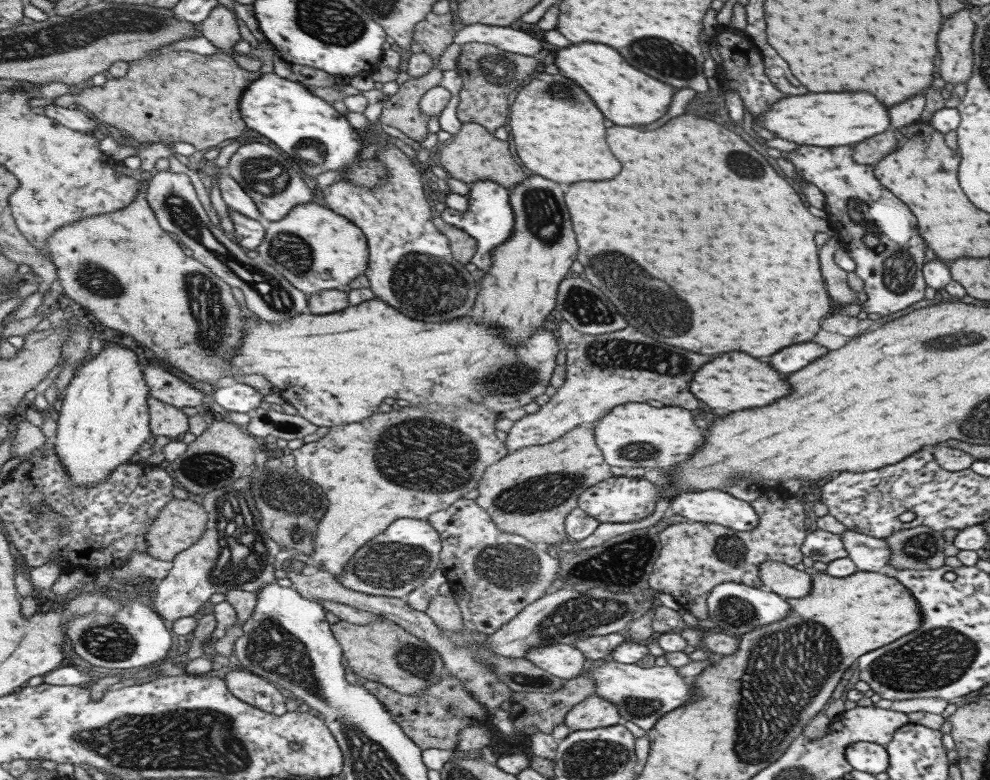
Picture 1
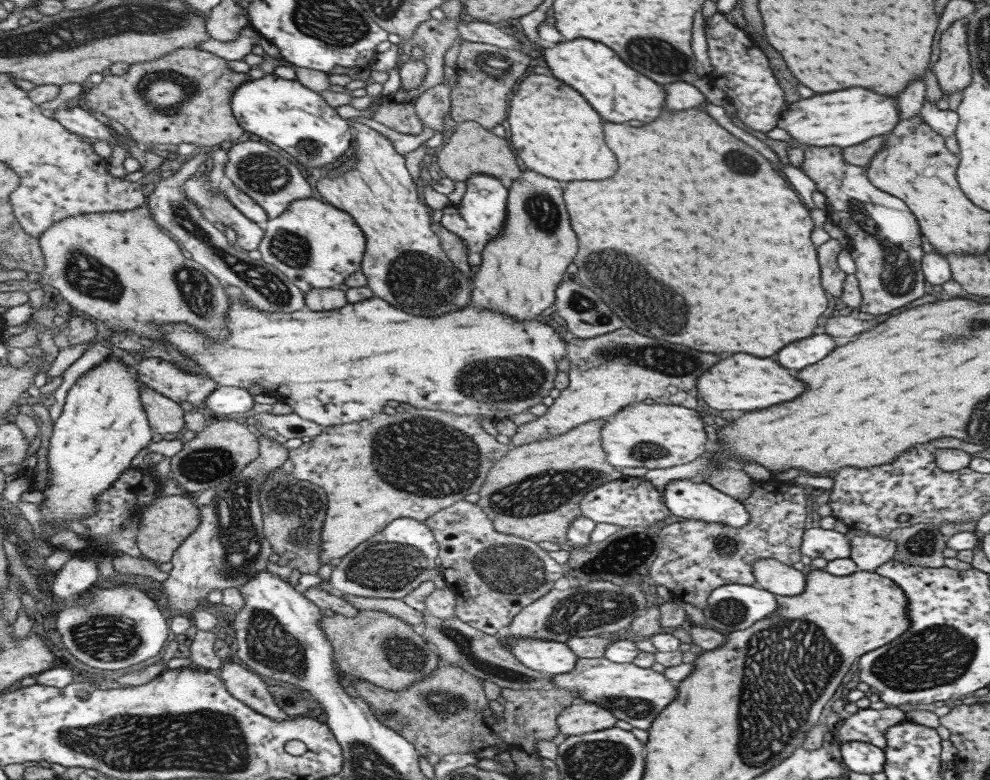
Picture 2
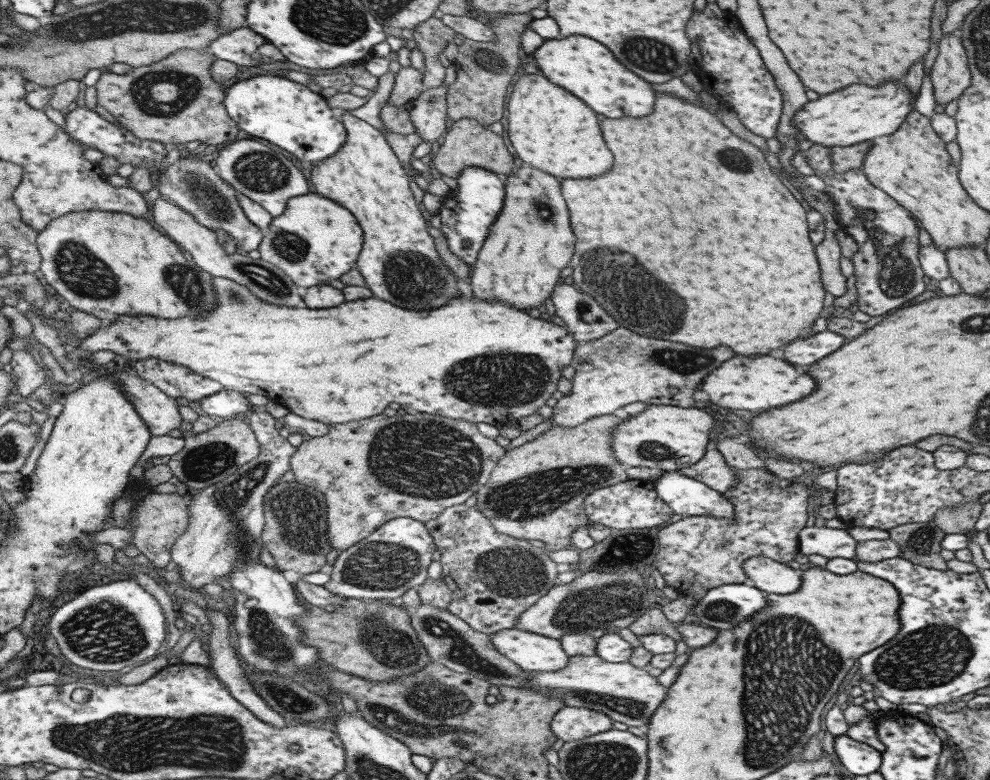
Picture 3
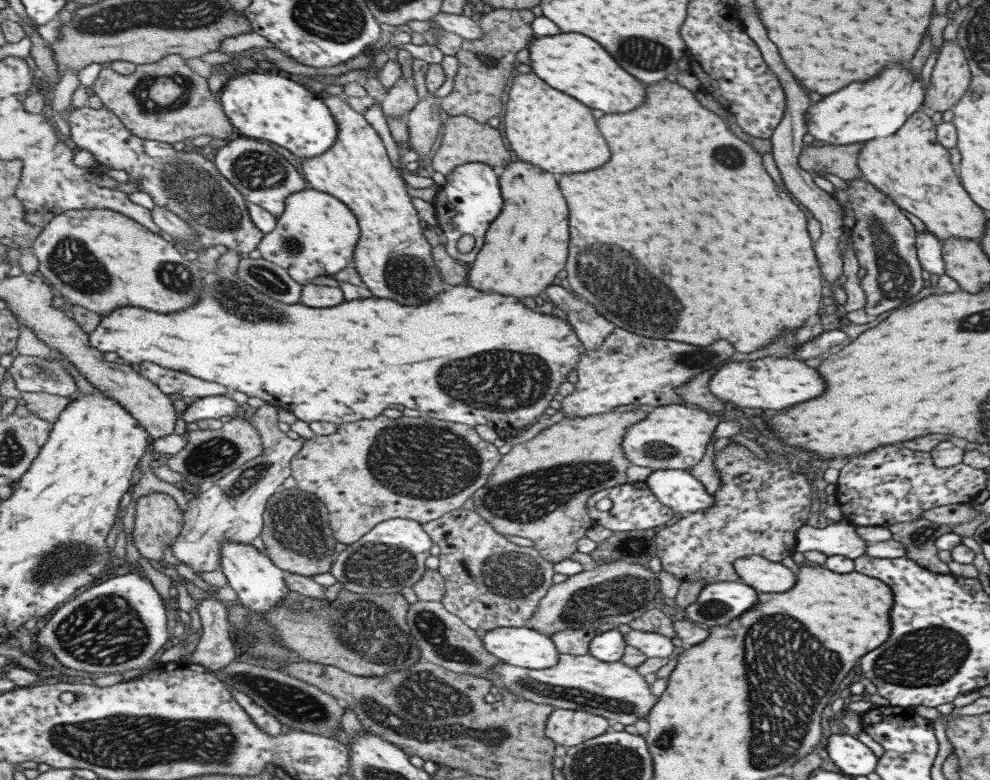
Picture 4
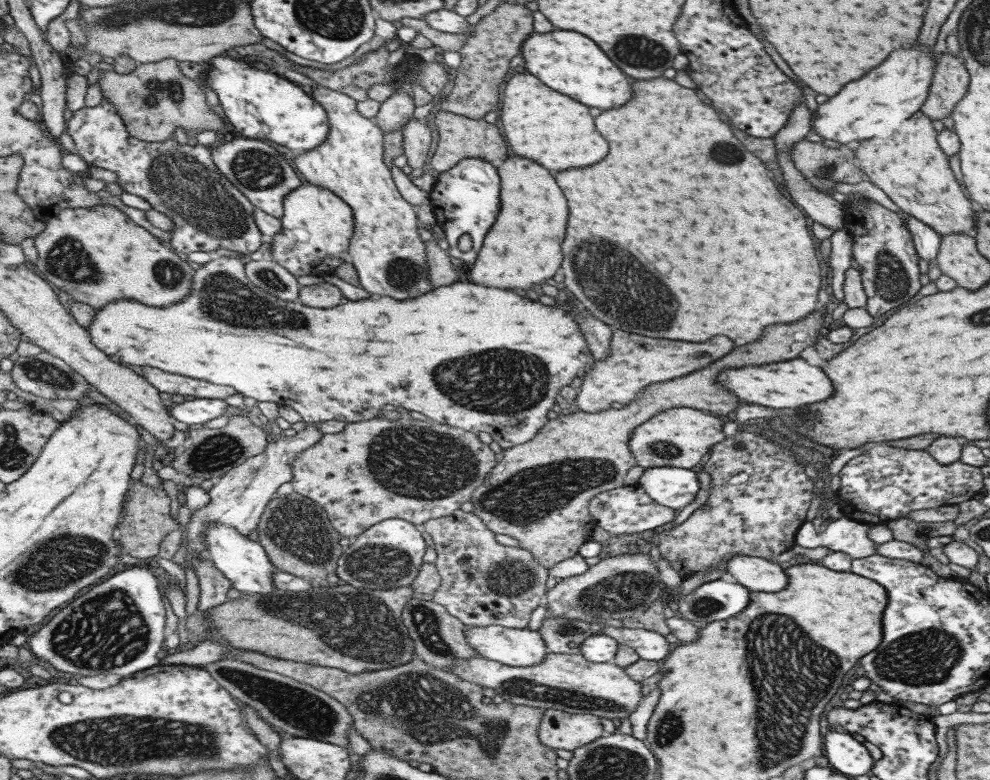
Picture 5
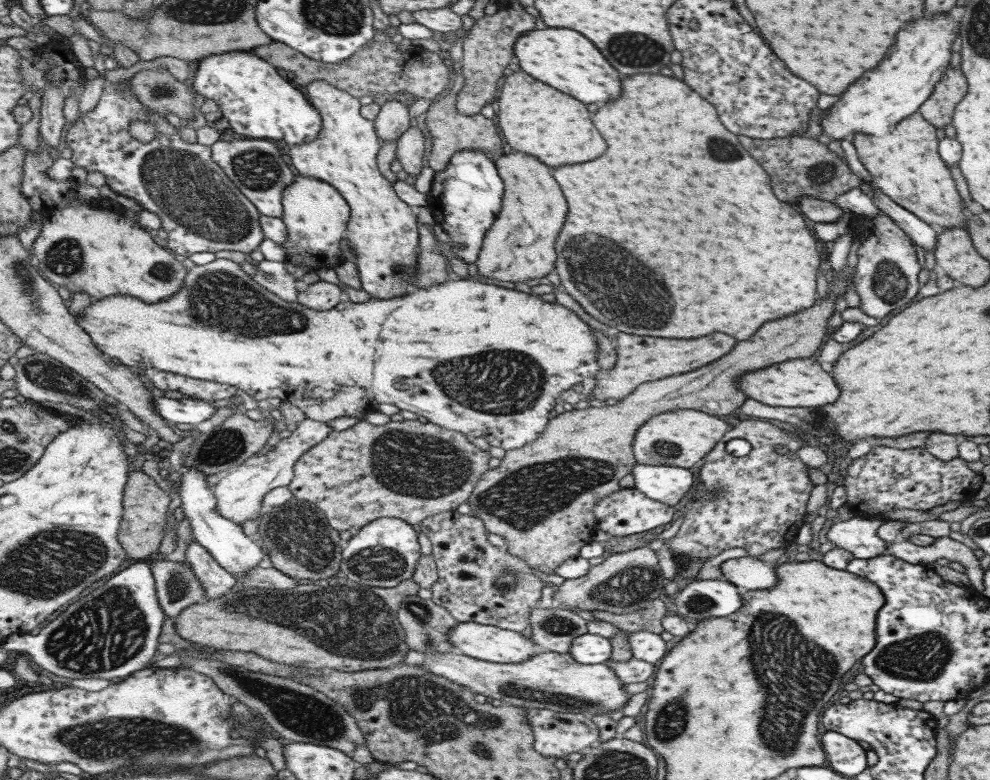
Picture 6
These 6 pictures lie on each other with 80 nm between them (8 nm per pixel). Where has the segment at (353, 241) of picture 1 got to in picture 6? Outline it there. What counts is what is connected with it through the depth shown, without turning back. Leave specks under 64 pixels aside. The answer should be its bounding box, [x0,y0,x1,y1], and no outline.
[280,174,349,271]

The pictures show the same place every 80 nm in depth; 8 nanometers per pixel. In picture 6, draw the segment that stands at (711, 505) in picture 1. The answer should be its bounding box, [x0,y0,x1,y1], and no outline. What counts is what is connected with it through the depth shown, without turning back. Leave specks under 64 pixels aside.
[630,463,693,508]

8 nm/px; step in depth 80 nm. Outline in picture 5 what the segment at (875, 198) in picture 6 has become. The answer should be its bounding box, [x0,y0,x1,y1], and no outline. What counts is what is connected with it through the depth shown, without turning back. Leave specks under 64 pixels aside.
[896,209,940,264]

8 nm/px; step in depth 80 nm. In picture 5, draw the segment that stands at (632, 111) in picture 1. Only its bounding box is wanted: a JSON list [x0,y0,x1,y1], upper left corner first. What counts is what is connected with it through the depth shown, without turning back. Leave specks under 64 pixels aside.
[520,30,631,108]

